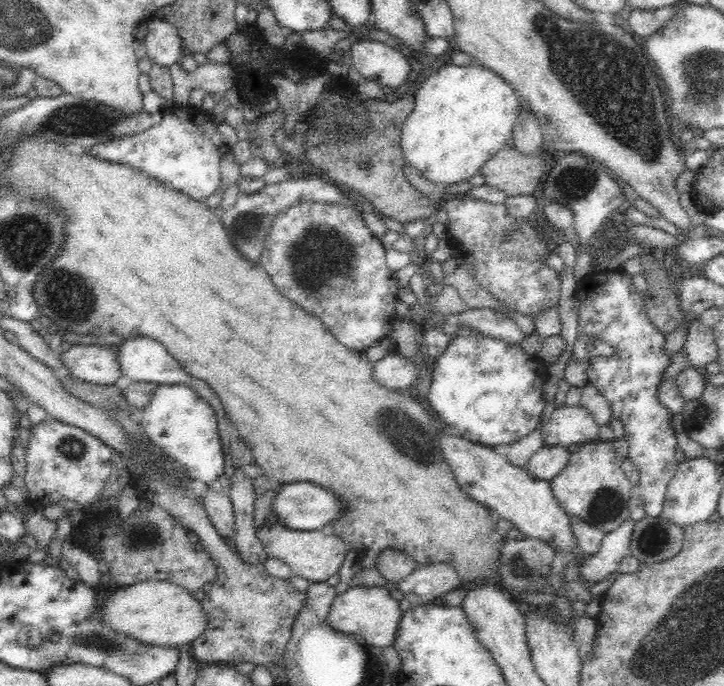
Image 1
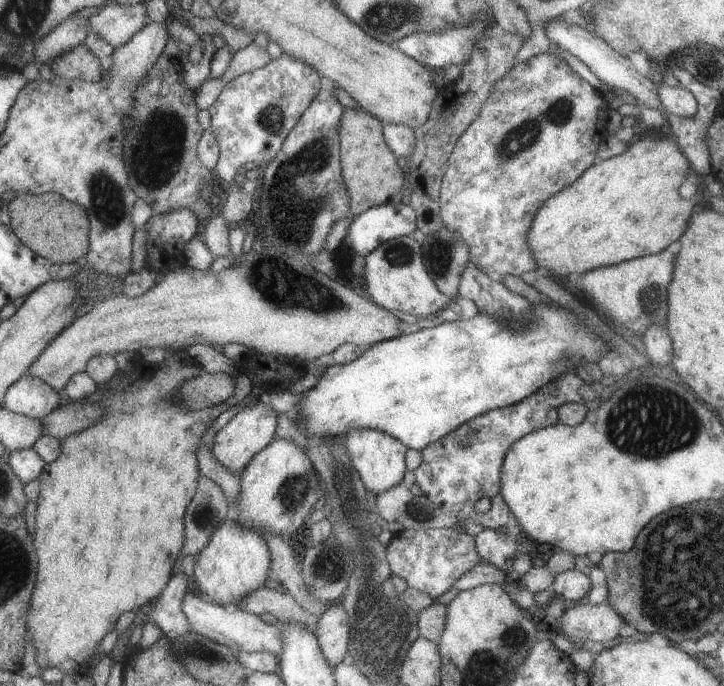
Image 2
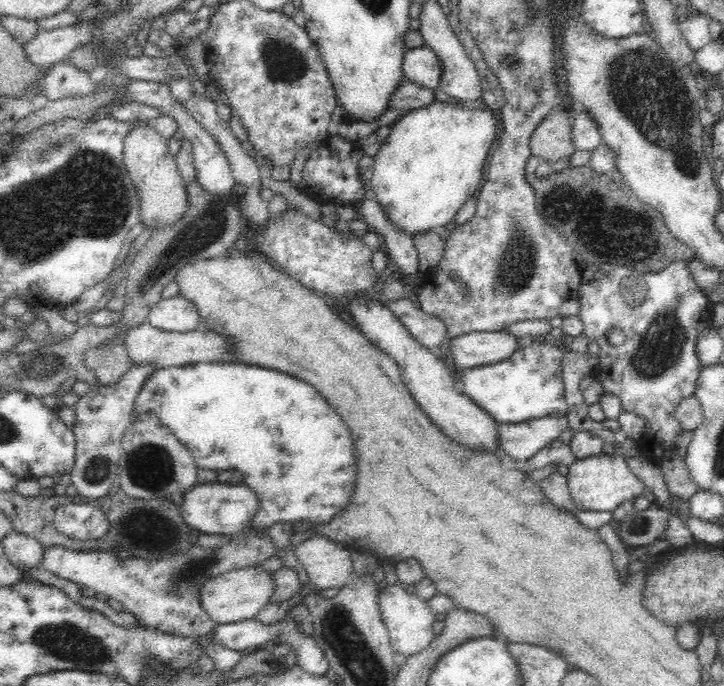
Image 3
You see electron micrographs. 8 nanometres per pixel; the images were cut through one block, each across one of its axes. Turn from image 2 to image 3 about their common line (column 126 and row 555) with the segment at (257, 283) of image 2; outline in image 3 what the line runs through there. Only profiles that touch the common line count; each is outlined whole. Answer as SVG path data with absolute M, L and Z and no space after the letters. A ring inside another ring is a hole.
M319 534L297 544L295 555L305 568L309 582L320 590L341 588L353 574L350 549Z

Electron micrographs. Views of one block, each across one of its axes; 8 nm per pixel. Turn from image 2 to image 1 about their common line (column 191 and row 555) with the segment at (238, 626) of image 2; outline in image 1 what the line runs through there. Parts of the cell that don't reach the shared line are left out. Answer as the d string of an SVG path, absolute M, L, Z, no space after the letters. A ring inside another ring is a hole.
M626 520L616 530L605 533L600 550L596 554L585 556L579 570L583 583L594 584L616 573L620 562L631 556L630 542L635 523Z

